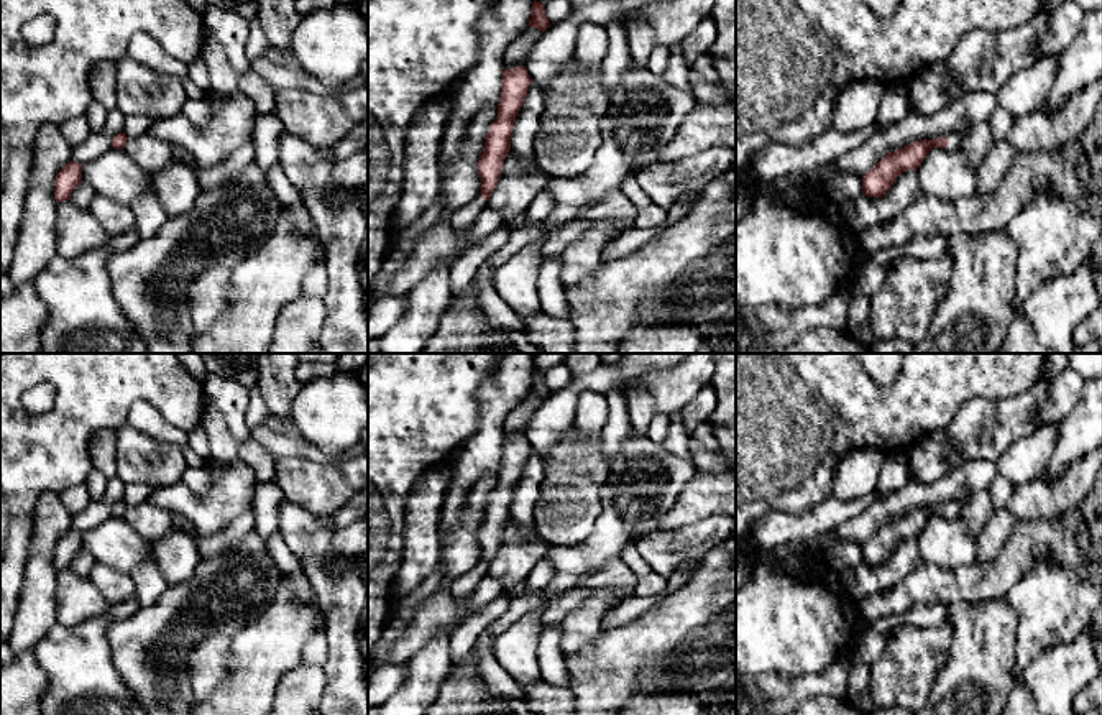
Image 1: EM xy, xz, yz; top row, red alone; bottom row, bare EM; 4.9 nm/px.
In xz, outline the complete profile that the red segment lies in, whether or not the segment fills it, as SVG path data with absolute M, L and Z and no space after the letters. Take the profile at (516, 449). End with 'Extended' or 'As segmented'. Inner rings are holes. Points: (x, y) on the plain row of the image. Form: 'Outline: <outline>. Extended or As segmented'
Outline: M524 434L504 437L498 485L489 495L484 518L478 528L481 559L471 570L453 580L453 598L471 597L480 580L488 574L488 567L496 557L504 528L511 518L514 490L526 468L530 450L532 447Z. Extended

